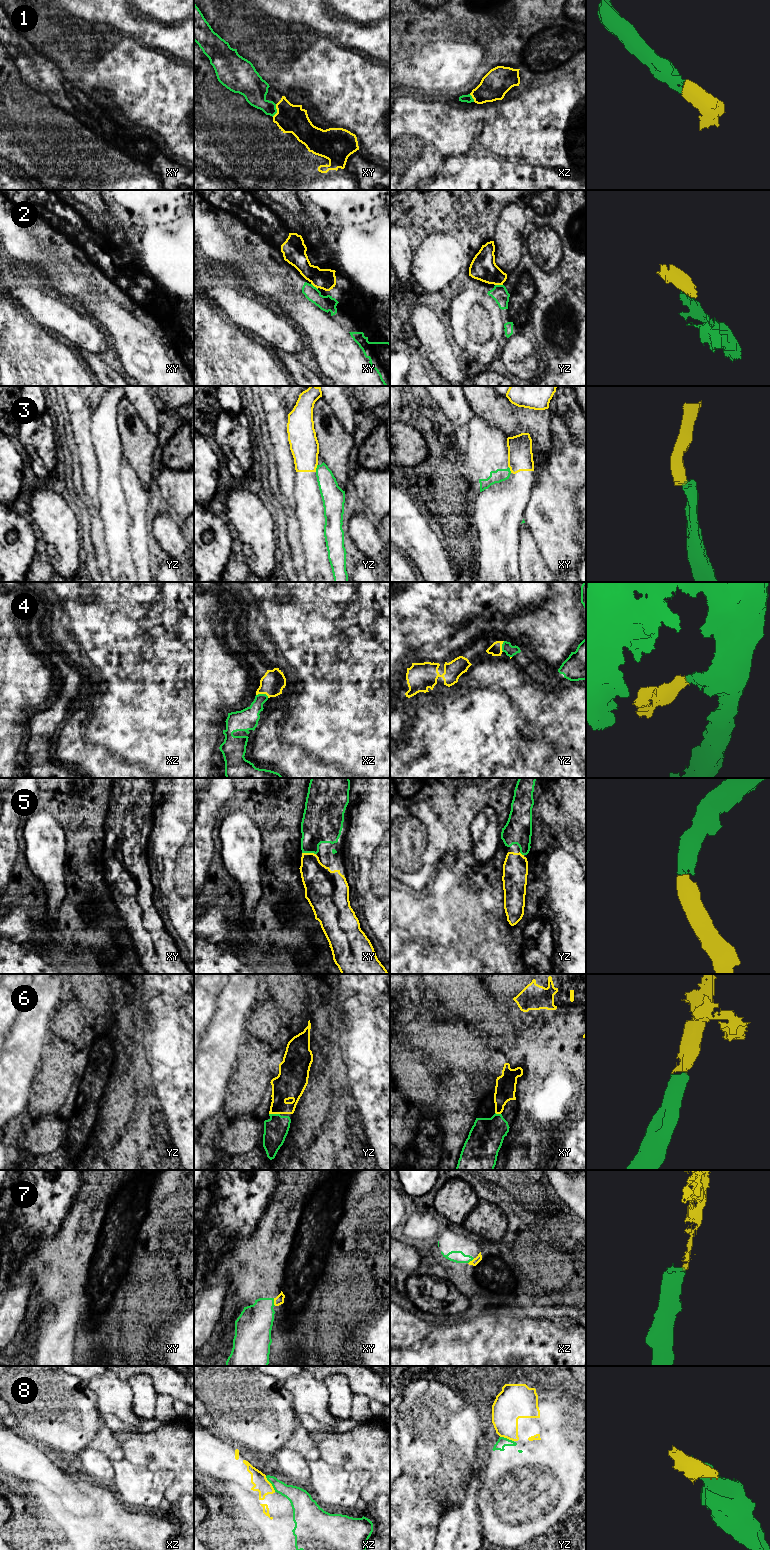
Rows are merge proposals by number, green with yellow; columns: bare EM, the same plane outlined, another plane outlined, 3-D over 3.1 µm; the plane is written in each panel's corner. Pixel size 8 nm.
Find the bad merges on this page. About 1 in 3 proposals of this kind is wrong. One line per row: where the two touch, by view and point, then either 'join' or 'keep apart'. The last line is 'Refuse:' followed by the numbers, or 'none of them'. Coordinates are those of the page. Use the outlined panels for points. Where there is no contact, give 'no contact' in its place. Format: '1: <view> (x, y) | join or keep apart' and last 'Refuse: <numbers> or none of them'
1: xy (276, 110) | join
2: yz (499, 285) | join
3: yz (316, 468) | keep apart
4: xz (262, 694) | join
5: xy (309, 852) | join
6: yz (274, 1114) | join
7: xy (273, 1302) | join
8: xz (271, 1483) | keep apart
Refuse: 3, 8

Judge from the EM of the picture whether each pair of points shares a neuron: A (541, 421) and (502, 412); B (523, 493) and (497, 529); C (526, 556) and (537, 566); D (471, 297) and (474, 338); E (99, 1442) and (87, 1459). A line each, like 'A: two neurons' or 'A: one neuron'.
A: one neuron
B: one neuron
C: one neuron
D: one neuron
E: two neurons

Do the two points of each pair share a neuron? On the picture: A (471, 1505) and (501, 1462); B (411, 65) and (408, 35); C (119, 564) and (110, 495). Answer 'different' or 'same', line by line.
A: different
B: different
C: same

